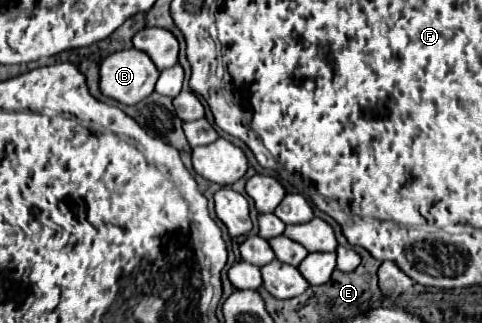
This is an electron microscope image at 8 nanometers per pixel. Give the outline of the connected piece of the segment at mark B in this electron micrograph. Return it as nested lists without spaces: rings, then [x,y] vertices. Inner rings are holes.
[[[123,49],[103,59],[99,89],[105,97],[123,105],[135,105],[153,93],[159,71],[147,53]]]

